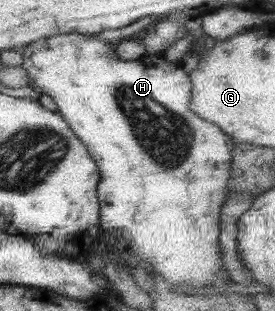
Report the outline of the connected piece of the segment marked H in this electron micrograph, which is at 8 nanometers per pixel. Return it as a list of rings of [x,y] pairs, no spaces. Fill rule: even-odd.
[[[68,32],[41,38],[32,44],[22,48],[21,56],[23,61],[21,67],[27,72],[28,85],[38,95],[49,96],[56,104],[57,114],[68,123],[70,130],[76,138],[84,144],[88,155],[96,163],[100,180],[97,182],[96,196],[99,204],[99,228],[109,234],[113,242],[113,248],[122,254],[137,254],[141,260],[147,262],[153,272],[168,284],[184,284],[190,282],[194,286],[208,287],[209,284],[219,284],[217,278],[225,271],[221,259],[221,246],[219,245],[218,218],[220,208],[227,199],[227,182],[231,175],[231,156],[234,140],[226,136],[214,123],[208,122],[197,116],[190,108],[190,80],[181,65],[167,61],[162,54],[156,54],[157,59],[153,66],[146,66],[141,58],[136,60],[120,60],[115,57],[113,44],[100,41],[95,34],[78,34]]]

